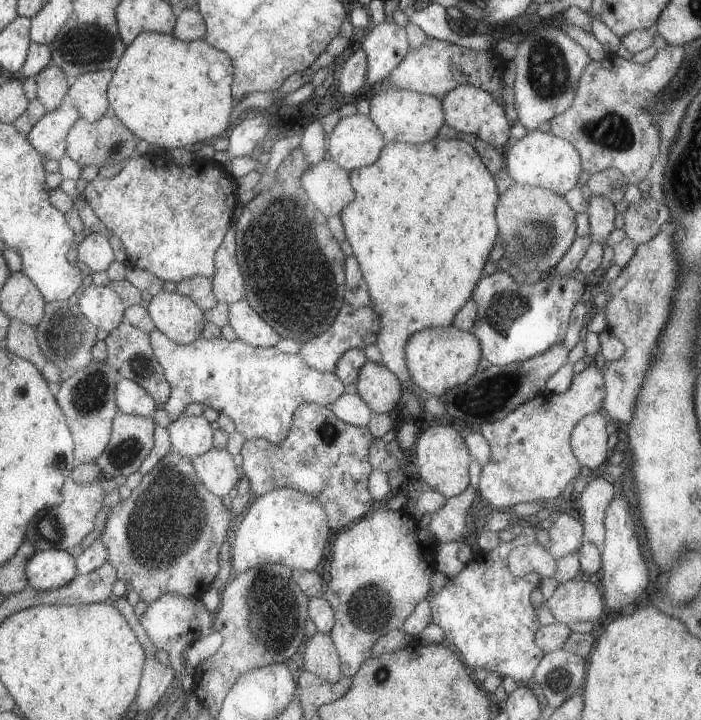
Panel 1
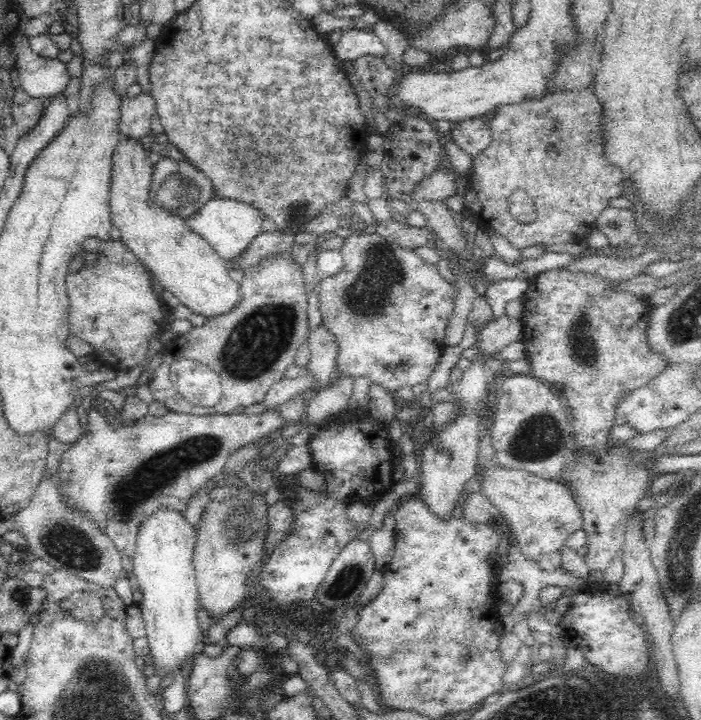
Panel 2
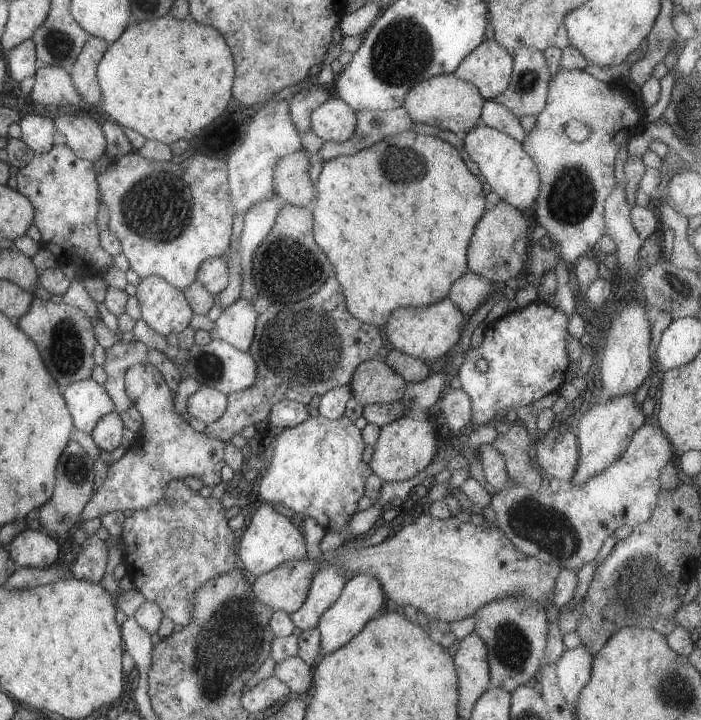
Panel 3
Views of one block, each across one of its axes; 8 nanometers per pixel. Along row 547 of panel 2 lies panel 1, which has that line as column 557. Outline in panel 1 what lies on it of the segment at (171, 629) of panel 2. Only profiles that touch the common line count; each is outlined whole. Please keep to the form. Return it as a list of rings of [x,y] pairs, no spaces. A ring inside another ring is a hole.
[[[536,129],[528,131],[524,138],[509,143],[502,152],[503,168],[517,184],[541,187],[562,196],[576,187],[582,171],[581,157],[574,146],[564,138],[551,134],[550,131],[540,132]]]

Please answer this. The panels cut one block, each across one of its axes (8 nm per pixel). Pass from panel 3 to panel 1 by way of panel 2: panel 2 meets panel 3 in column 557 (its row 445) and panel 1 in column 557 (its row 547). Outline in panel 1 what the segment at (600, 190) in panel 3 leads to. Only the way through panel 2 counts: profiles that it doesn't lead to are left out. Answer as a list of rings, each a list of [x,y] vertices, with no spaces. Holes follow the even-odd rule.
[[[667,44],[646,64],[609,54],[602,61],[591,60],[584,68],[571,106],[549,121],[551,134],[564,138],[578,152],[582,171],[594,175],[614,168],[629,185],[647,178],[661,143],[656,120],[651,116],[651,100],[676,75],[684,54],[684,46]]]

